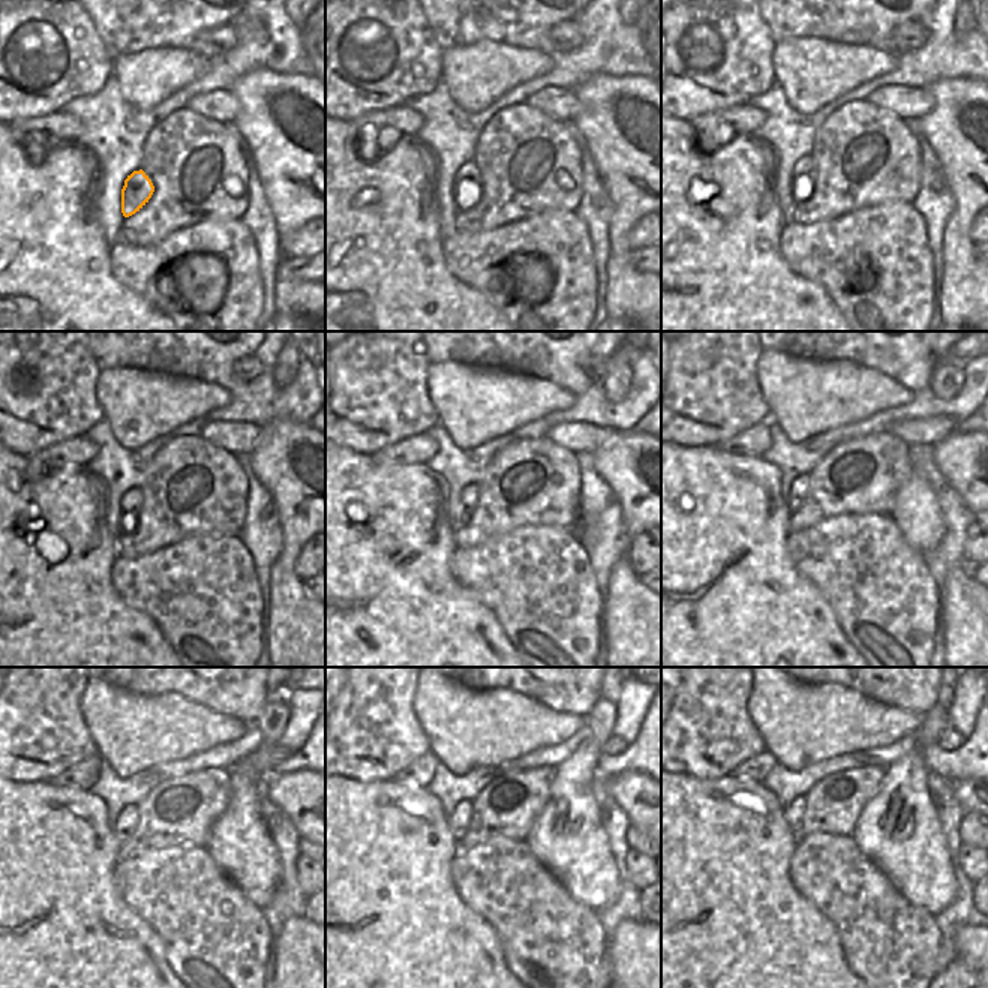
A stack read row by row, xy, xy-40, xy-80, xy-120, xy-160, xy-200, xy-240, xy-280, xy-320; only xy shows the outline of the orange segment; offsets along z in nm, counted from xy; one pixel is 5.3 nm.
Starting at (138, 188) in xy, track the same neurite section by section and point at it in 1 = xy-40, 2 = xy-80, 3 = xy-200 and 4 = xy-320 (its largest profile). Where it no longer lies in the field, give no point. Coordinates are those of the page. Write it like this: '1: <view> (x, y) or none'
1: xy-40 (467, 180)
2: xy-80 (802, 170)
3: xy-200 (799, 488)
4: xy-320 (793, 811)

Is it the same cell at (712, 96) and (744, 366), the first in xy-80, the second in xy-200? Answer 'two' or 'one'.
one

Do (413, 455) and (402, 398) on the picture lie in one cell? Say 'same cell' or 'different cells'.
different cells

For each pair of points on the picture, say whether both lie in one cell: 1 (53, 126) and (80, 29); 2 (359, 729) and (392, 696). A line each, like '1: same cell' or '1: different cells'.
1: different cells
2: same cell

